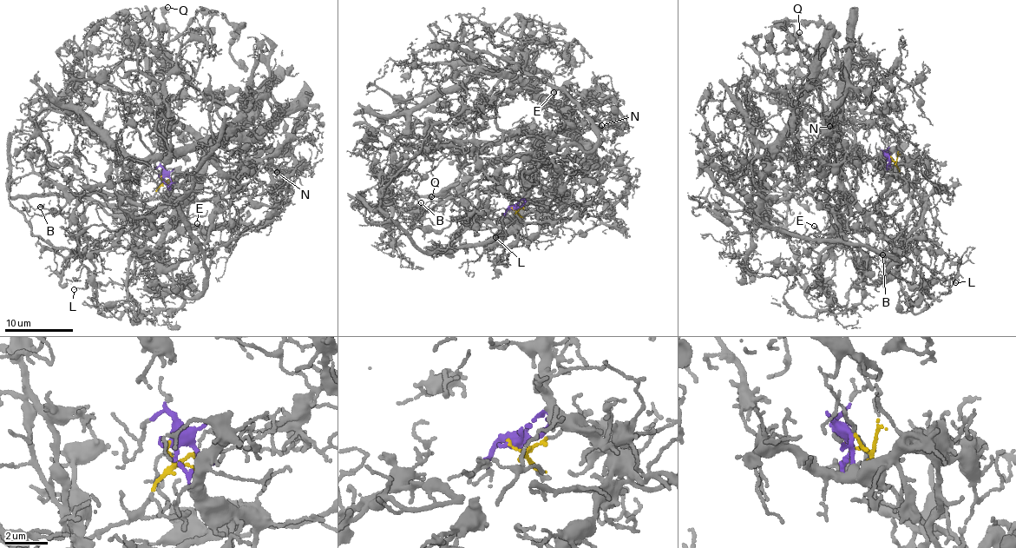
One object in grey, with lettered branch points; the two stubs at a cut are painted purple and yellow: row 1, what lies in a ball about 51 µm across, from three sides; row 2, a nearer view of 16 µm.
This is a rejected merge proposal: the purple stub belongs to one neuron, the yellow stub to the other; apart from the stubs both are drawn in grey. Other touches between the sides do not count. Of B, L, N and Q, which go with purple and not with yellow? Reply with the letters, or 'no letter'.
N, Q

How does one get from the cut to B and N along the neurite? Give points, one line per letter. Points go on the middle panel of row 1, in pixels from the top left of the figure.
B: (512, 207), (517, 212), (502, 236), (427, 251), (414, 245), (408, 229), (421, 213), (421, 202)
N: (512, 207), (566, 112), (563, 130), (598, 160), (566, 102), (599, 91), (613, 108), (600, 126)

